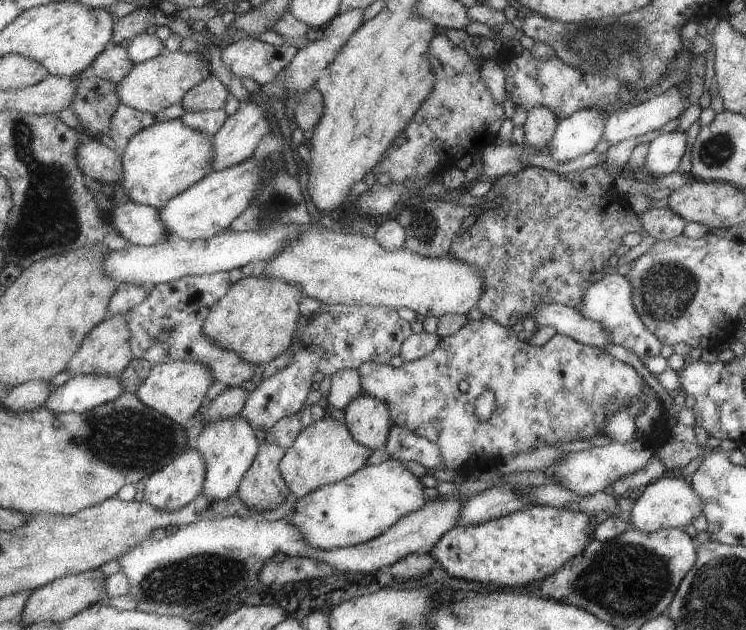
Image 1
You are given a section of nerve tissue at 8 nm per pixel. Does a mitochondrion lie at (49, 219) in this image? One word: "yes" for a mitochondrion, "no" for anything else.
yes

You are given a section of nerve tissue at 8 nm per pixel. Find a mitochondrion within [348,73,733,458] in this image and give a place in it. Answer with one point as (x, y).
(667, 289)

